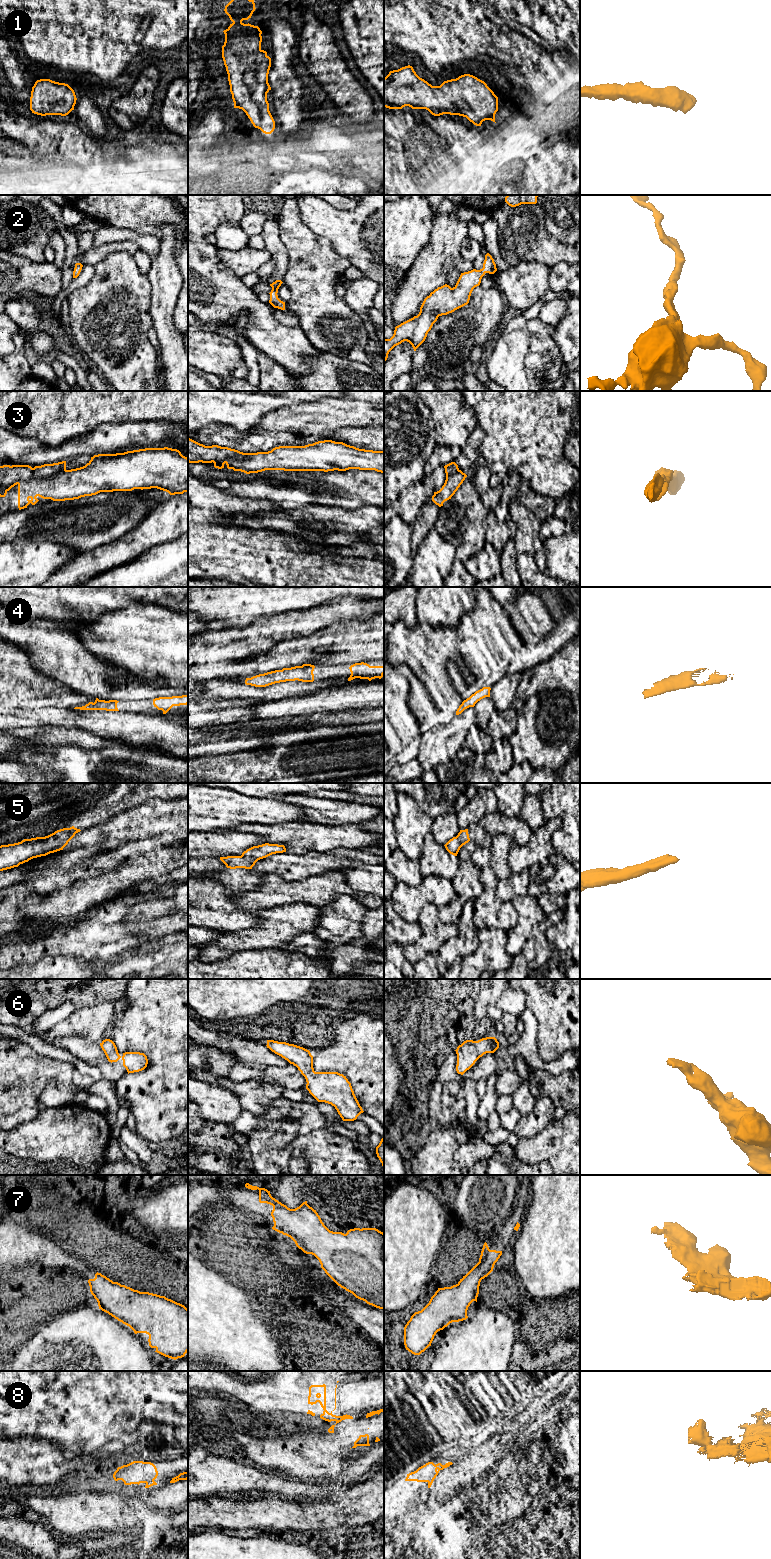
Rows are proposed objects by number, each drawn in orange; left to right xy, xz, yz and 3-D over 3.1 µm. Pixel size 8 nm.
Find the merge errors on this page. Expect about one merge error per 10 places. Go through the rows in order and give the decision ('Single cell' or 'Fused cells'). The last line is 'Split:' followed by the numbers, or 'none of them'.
1: Single cell
2: Single cell
3: Fused cells
4: Single cell
5: Single cell
6: Single cell
7: Single cell
8: Single cell
Split: 3

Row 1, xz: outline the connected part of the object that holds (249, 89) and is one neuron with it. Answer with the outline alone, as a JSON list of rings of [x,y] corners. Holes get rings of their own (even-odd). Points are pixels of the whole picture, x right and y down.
[[[231,0],[225,6],[224,11],[233,23],[223,31],[222,58],[234,108],[242,109],[255,128],[271,134],[275,129],[267,101],[271,58],[261,49],[260,28],[242,22],[251,18],[255,9],[254,0]]]

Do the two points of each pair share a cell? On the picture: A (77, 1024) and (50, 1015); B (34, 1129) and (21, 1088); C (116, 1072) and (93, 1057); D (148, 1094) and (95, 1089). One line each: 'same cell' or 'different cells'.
A: different cells
B: different cells
C: same cell
D: different cells

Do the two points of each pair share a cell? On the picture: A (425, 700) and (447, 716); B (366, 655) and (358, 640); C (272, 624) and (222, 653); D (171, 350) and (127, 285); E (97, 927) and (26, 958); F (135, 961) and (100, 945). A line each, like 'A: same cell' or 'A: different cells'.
A: same cell
B: different cells
C: same cell
D: different cells
E: same cell
F: different cells

